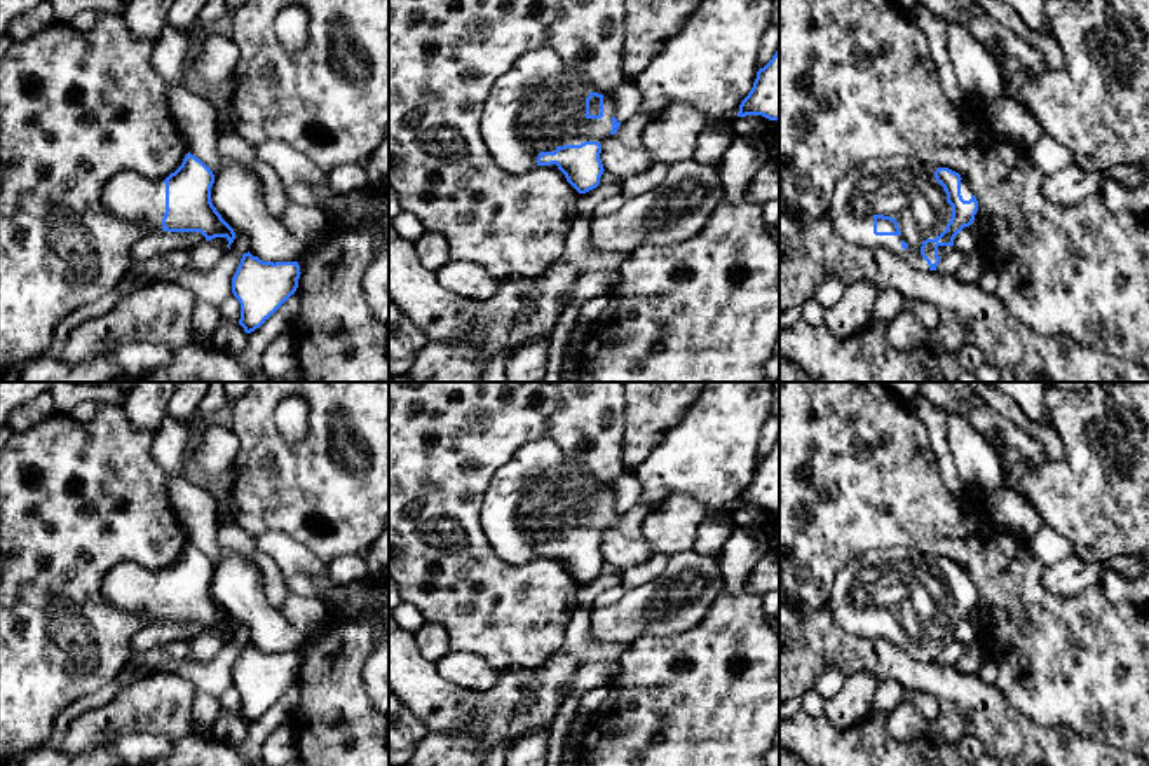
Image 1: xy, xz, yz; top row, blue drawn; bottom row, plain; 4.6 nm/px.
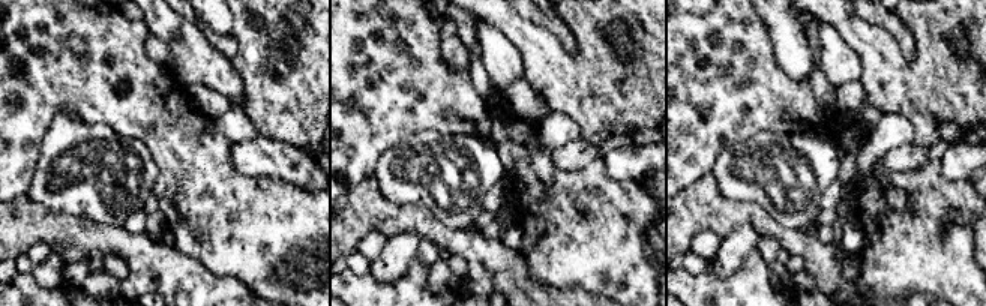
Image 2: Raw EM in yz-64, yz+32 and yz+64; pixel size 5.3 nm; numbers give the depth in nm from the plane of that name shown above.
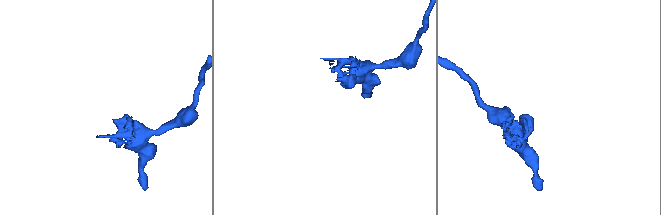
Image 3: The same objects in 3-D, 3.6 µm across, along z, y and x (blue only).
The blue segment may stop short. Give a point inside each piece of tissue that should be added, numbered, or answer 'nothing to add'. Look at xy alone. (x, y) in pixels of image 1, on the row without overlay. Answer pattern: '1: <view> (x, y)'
1: xy (128, 587)

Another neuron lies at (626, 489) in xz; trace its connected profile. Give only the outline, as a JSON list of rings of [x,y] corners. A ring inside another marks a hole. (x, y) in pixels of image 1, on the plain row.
[[[628,471],[612,483],[612,490],[614,508],[617,510],[617,513],[624,515],[638,504],[642,485],[638,478],[631,471]]]

